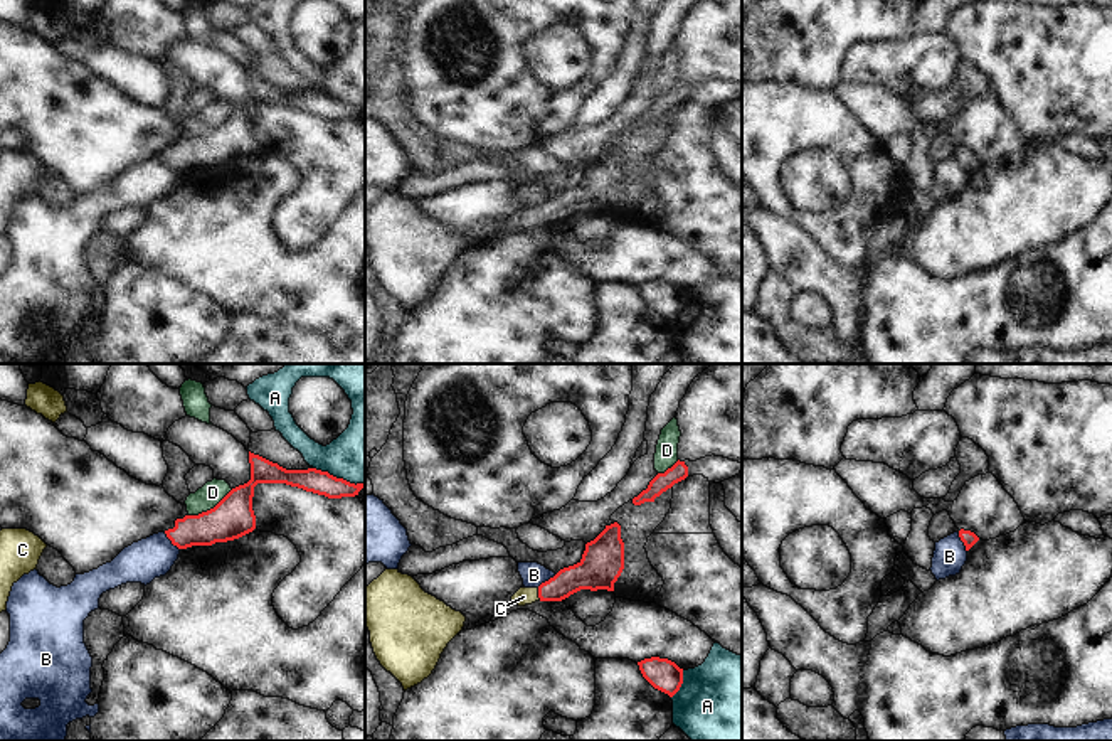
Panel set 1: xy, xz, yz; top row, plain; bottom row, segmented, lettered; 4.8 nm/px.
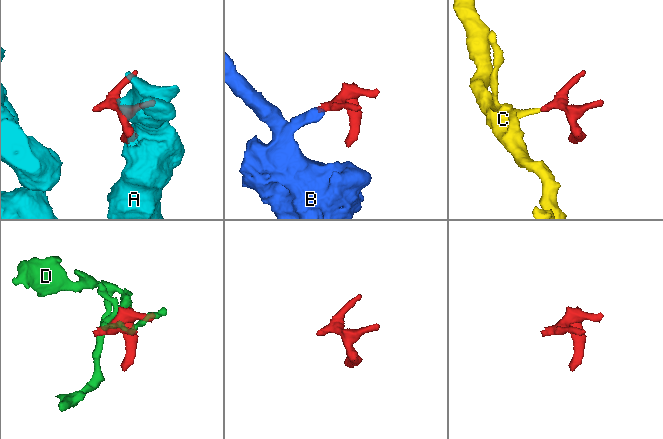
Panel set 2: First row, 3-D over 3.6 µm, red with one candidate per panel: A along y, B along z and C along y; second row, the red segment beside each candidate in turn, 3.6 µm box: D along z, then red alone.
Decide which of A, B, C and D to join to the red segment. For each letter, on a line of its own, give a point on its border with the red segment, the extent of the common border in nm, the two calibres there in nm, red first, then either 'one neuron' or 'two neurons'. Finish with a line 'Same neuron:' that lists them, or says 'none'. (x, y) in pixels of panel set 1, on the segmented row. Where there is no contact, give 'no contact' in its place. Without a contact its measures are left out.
A: xy (338, 479) | 260 nm | 110/280 nm | two neurons
B: xy (170, 539) | 120 nm | 170/200 nm | two neurons
C: xz (539, 593) | 60 nm | 140/80 nm | one neuron
D: xy (211, 509) | 260 nm | 200/110 nm | two neurons
Same neuron: C

